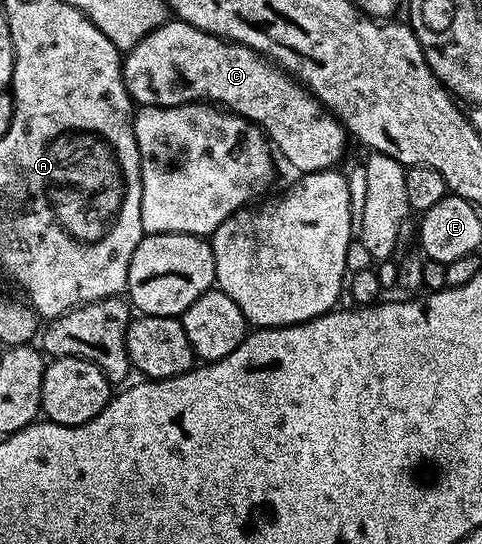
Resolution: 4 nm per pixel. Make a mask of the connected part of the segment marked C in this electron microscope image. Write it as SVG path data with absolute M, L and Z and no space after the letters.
M169 19L159 25L150 35L143 37L133 49L123 54L124 82L137 106L190 105L196 102L211 103L246 117L264 130L265 137L293 165L297 174L317 173L323 169L339 166L344 157L346 130L337 117L333 117L315 95L308 92L298 81L292 80L279 65L261 57L250 47L237 41L225 41L198 27L179 19Z

